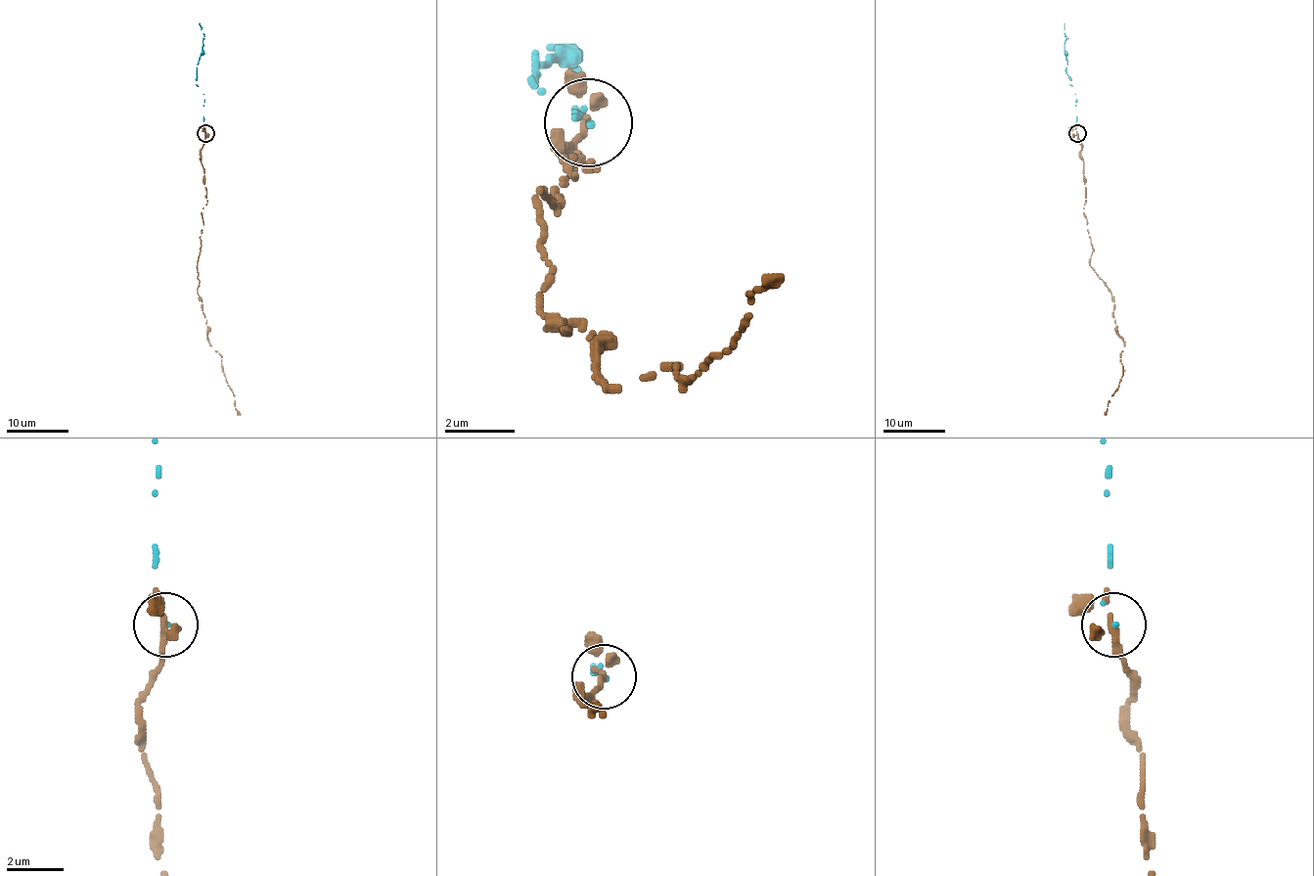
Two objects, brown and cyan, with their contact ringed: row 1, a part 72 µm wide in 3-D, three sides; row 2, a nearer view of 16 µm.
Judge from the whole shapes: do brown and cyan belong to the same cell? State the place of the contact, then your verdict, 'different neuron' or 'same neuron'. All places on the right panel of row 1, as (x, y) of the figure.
place (1077, 133); same neuron

